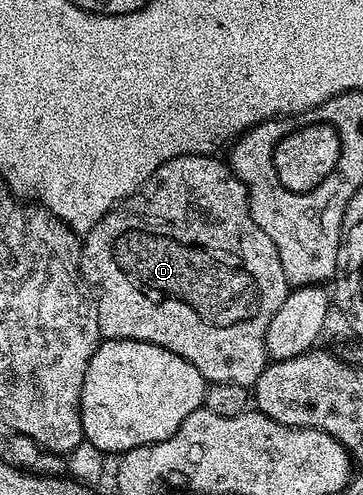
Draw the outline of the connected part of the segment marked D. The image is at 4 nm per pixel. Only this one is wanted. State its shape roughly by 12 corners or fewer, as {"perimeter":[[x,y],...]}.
{"perimeter":[[167,161],[81,245],[105,339],[249,389],[291,285],[232,167]]}

